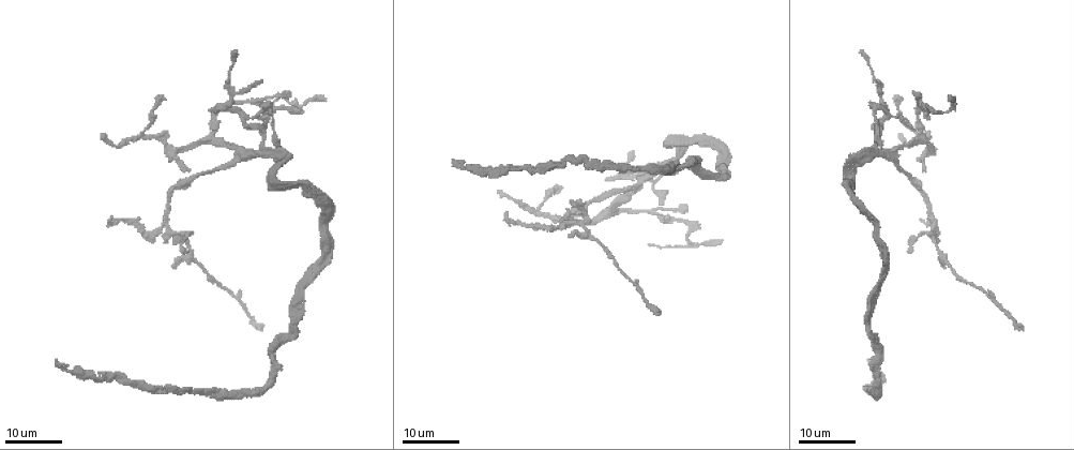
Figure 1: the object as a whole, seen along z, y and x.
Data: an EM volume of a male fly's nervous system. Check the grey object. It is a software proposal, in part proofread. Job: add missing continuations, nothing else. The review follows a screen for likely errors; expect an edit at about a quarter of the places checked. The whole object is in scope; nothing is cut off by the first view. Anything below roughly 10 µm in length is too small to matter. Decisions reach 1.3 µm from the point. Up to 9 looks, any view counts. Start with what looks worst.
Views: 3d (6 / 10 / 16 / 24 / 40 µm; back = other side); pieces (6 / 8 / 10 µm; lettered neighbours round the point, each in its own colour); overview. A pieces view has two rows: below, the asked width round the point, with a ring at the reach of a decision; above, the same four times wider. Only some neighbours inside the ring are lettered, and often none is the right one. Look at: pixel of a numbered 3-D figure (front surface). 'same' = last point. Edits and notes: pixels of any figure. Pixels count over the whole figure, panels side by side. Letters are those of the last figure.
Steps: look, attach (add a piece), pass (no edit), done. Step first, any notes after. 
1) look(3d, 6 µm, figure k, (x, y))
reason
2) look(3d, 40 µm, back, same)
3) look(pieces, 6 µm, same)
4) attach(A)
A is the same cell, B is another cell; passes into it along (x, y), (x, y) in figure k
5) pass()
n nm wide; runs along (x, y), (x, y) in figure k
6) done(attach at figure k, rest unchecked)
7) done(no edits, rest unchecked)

look(3d, 24 µm, figure 1, (605, 177))
branch stops here

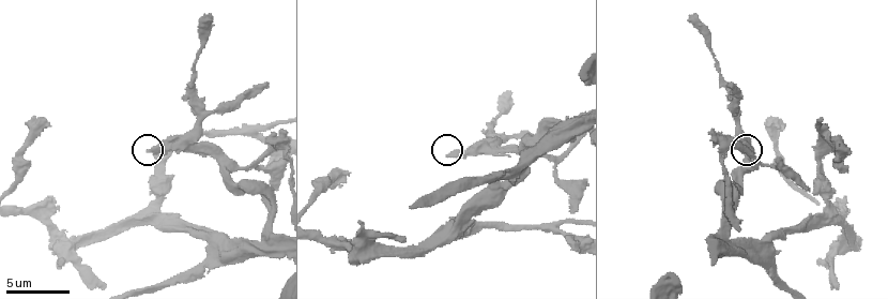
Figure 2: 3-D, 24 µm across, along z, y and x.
look(pieces, 8 µm, figure 2, (149, 151))

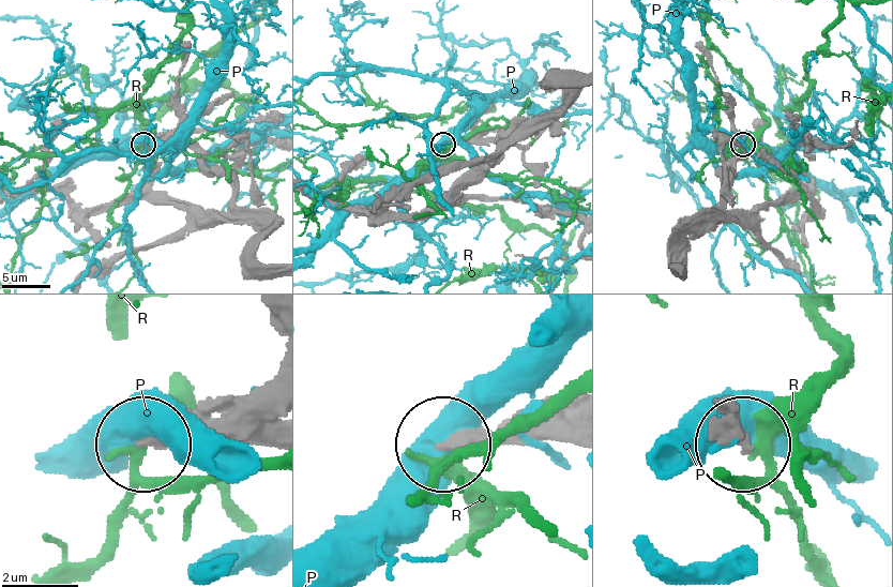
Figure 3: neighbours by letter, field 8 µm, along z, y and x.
pass()
P and R are other cells; none of them fits

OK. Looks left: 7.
look(3d, 16 µm, figure 1, (944, 268))
an open end

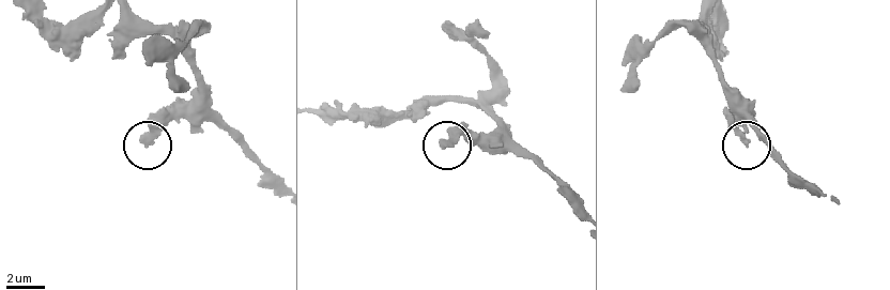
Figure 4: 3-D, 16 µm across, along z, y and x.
look(3d, 10 µm, figure 4, (141, 140))

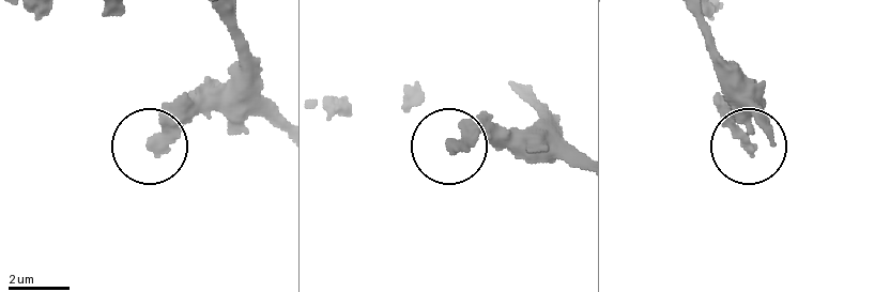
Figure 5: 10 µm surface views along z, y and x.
look(pieces, 6 µm, figure 5, (152, 147))

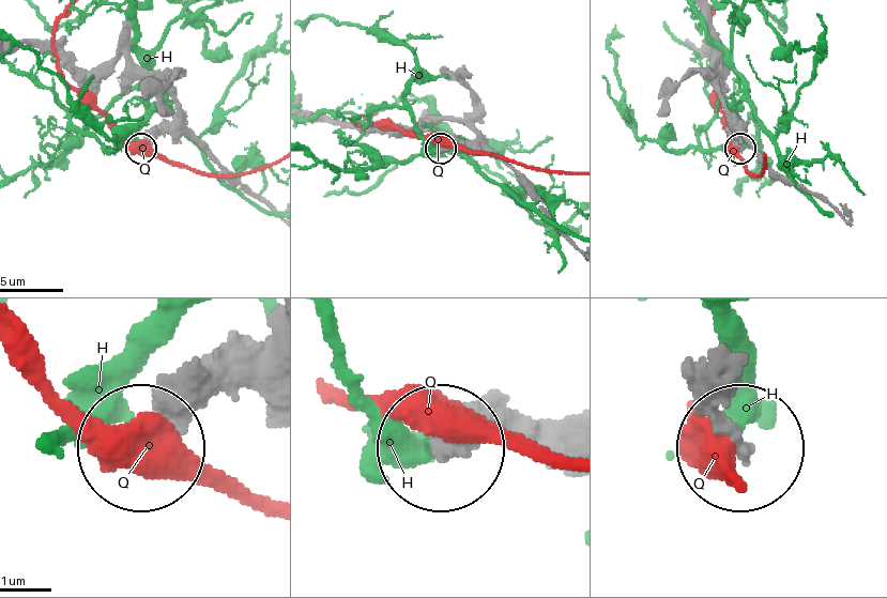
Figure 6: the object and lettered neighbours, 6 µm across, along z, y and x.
pass()
H and Q are other cells; none of them fits

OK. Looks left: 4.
look(3d, 16 µm, figure 1, (687, 211))
an open end

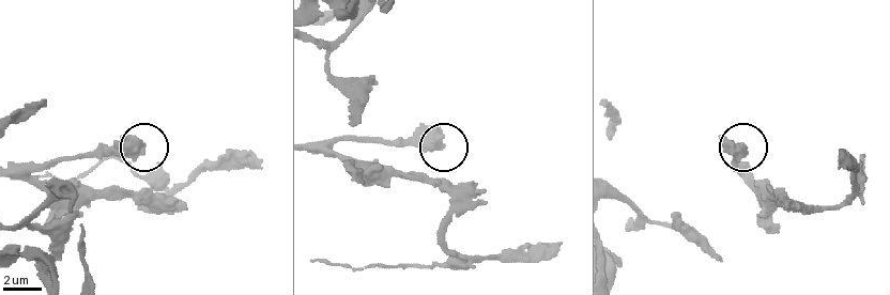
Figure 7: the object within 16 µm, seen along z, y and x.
look(pieces, 6 µm, figure 7, (440, 147))

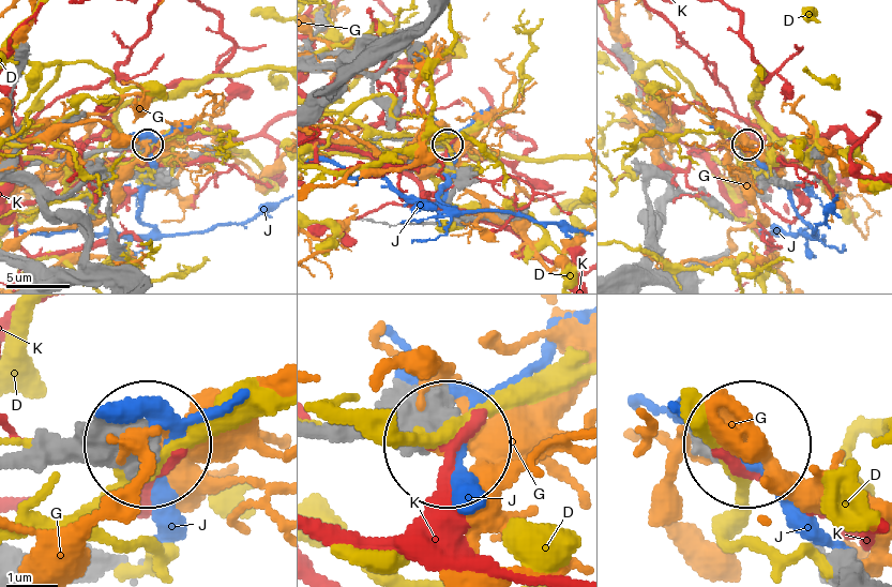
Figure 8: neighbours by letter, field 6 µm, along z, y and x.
pass()
D, G, J and K are other cells; none of them fits

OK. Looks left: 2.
look(3d, 16 µm, figure 1, (919, 221))
free end

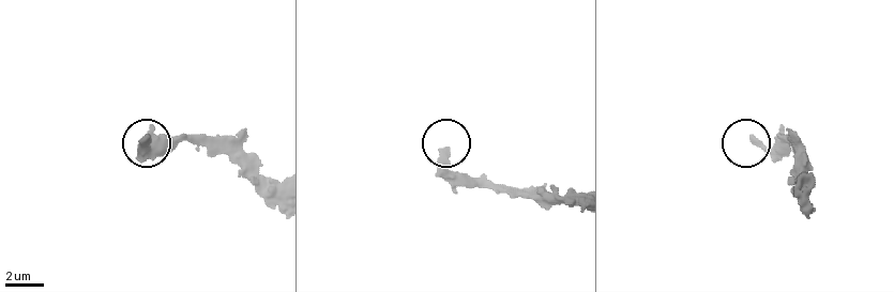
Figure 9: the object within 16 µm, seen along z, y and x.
look(pieces, 6 µm, figure 9, (444, 149))
see the neighbours

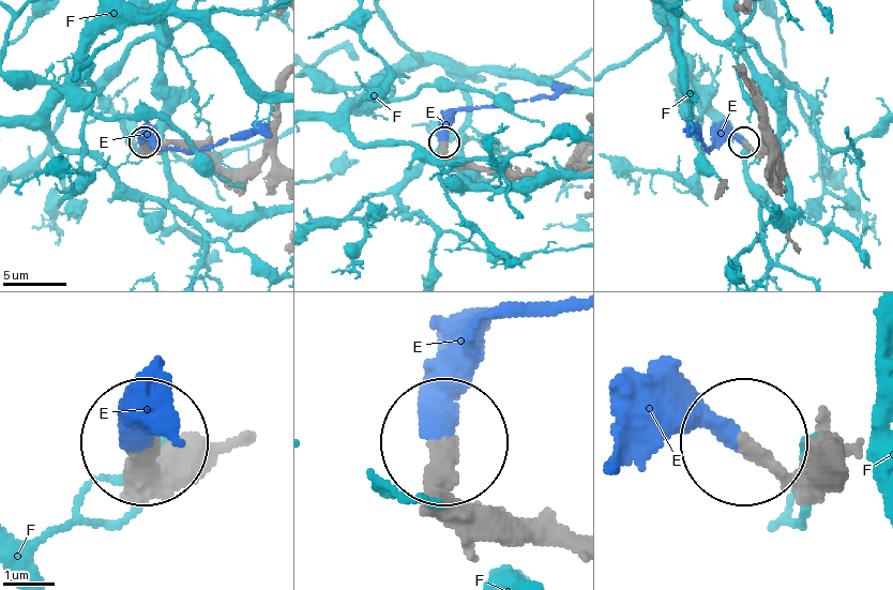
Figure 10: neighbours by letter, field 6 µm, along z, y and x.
attach(E)
E is the same cell, F is another cell; passes into it along (833, 448), (773, 469), (731, 436), (659, 423), (616, 452) in figure 10; the neuron continues

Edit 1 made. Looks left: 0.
done(attach at figure 10, rest unchecked)

